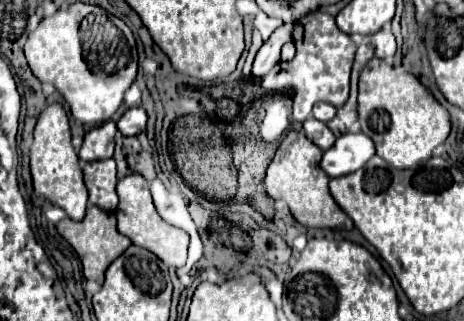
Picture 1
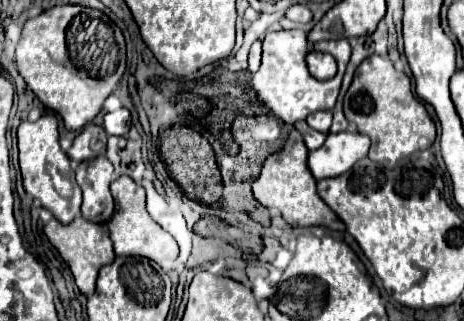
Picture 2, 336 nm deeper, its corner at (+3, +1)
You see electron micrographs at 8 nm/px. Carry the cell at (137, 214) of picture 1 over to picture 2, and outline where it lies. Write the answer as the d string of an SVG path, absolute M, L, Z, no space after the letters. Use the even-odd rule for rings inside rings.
M121 176L121 178L113 180L111 192L115 198L115 212L107 224L109 224L115 254L119 254L119 256L121 254L123 256L145 256L145 258L151 258L155 262L175 260L179 256L177 242L147 214L145 190L137 182L133 182L129 176Z

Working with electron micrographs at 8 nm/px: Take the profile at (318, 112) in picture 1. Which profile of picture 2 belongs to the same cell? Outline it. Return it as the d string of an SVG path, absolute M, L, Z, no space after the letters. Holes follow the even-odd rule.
M319 110L319 112L313 112L307 116L307 124L323 134L329 132L329 126L331 126L331 112L329 110Z

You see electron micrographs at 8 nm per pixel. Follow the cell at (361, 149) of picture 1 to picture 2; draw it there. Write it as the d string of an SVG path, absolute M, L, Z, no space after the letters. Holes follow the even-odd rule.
M359 132L329 134L325 144L309 154L309 170L315 180L341 176L355 162L367 156L369 138Z

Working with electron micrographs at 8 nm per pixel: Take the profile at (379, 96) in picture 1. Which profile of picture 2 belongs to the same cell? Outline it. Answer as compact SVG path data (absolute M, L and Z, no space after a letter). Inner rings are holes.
M383 56L365 58L345 94L345 118L357 126L361 134L371 138L369 158L379 160L385 168L395 168L399 160L431 148L435 142L435 124L427 114L425 106L413 96L411 82L405 72L397 72L393 62Z

